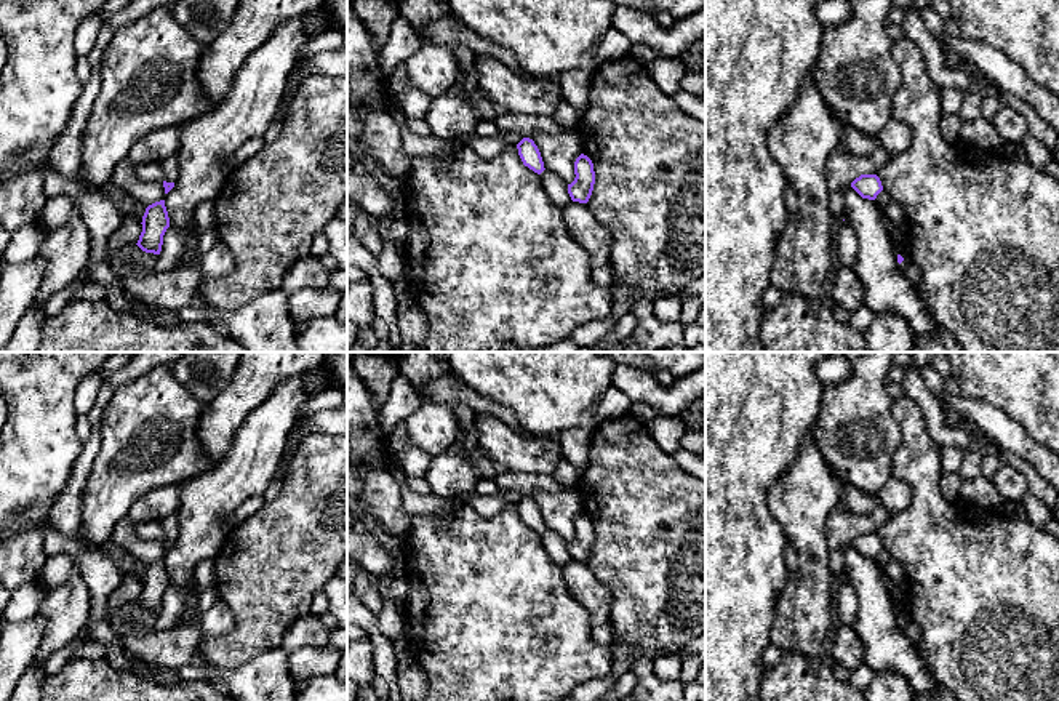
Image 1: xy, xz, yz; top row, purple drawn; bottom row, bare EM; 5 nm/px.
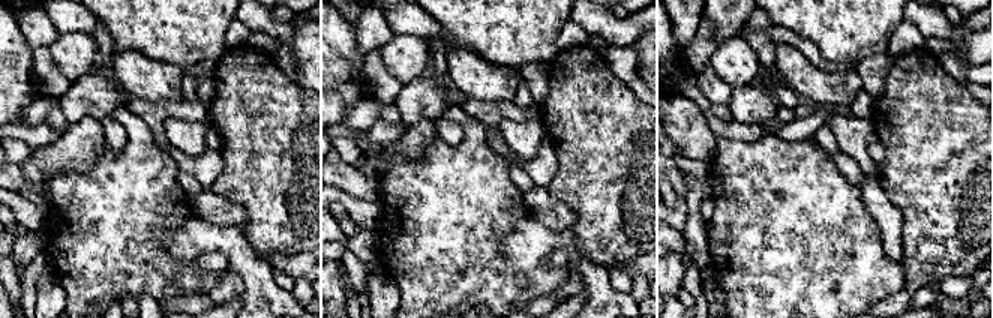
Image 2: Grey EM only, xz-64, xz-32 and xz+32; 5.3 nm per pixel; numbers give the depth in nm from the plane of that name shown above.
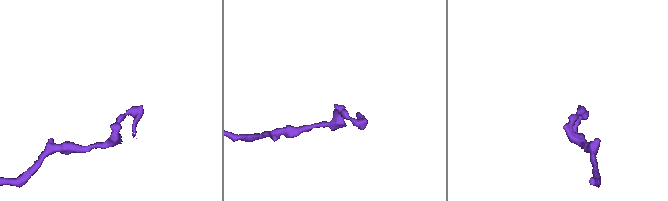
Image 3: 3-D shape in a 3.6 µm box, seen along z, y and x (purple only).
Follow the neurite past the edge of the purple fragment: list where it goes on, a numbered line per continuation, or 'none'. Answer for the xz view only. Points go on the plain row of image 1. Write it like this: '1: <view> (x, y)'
none

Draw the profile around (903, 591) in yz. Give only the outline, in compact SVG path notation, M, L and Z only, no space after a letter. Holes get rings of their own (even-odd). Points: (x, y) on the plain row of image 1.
M907 581L901 583L896 589L894 589L894 595L896 595L896 608L897 613L901 613L904 618L910 616L910 586Z

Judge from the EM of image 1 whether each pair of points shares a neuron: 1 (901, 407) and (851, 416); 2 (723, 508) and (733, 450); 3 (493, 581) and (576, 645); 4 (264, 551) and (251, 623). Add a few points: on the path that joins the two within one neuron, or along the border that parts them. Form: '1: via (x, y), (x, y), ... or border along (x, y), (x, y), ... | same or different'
1: border along (891, 400), (891, 415), (898, 424), (899, 445) | different
2: via (723, 493), (723, 464) | same
3: via (514, 592), (536, 612), (544, 613), (555, 626) | same
4: via (264, 568), (264, 605) | same

